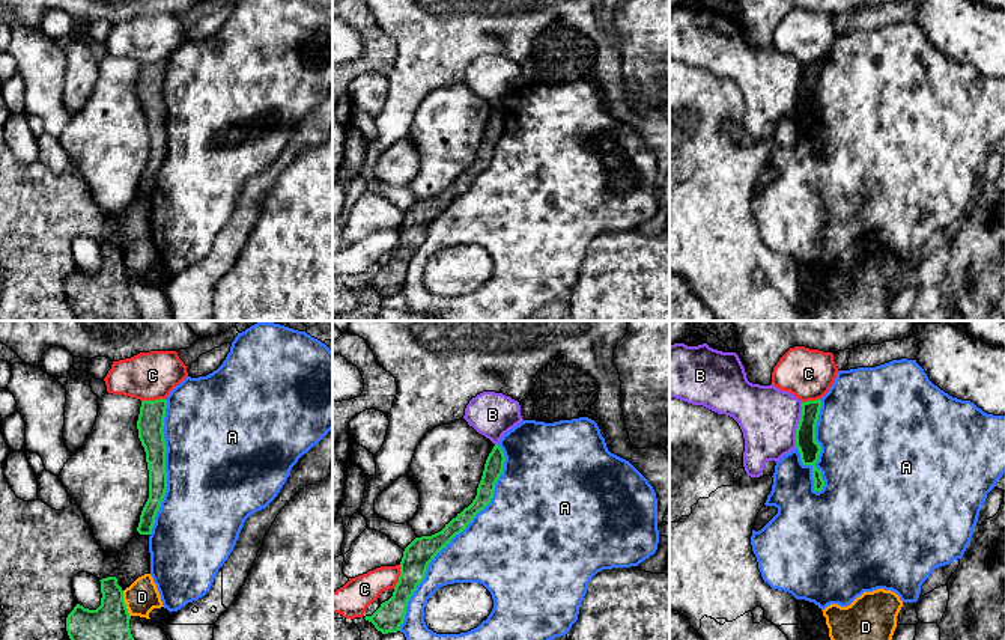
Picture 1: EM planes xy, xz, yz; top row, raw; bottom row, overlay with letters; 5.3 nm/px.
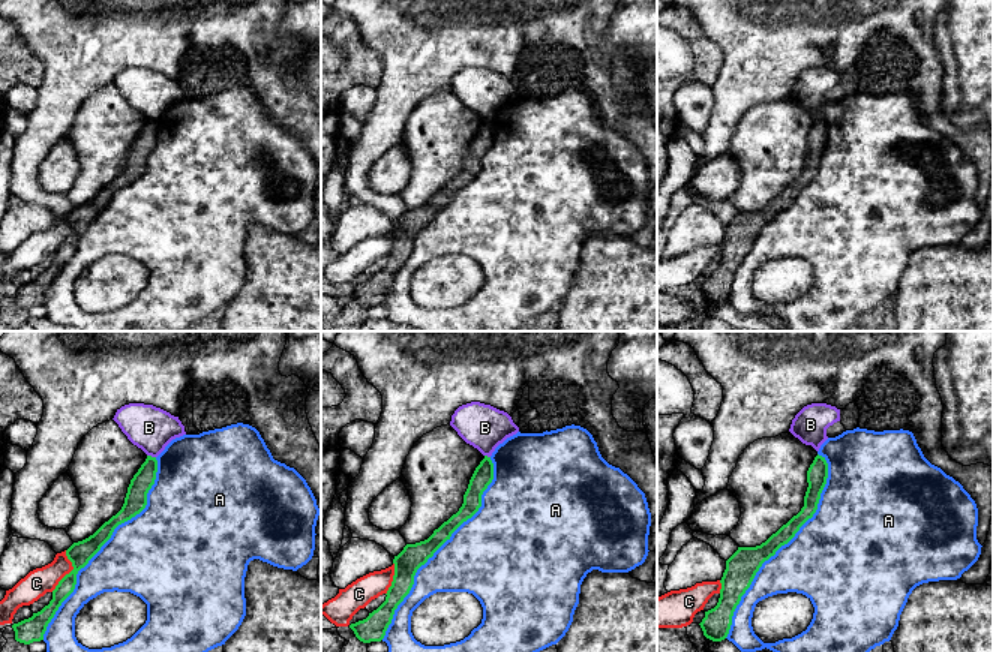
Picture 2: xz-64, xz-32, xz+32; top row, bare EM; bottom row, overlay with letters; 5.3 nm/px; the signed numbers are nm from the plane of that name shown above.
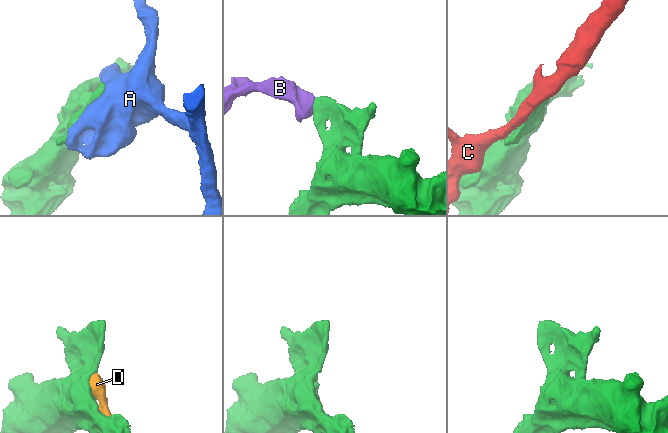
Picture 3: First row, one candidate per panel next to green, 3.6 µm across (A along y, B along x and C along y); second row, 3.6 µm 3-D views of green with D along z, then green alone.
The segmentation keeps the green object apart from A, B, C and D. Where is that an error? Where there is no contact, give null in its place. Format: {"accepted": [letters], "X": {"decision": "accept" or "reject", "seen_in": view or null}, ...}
{"accepted": [], "A": {"decision": "reject", "seen_in": "xz"}, "B": {"decision": "reject", "seen_in": "yz"}, "C": {"decision": "reject", "seen_in": "xy"}, "D": {"decision": "reject", "seen_in": "xy"}}

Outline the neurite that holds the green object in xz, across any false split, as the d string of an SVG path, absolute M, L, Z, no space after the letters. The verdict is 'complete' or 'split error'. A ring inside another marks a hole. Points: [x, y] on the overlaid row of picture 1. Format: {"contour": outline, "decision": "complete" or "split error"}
{"contour": "M495 444L486 459L477 495L472 503L445 524L441 532L432 536L415 538L405 548L400 562L400 577L393 596L382 602L372 616L364 617L372 622L378 631L388 634L400 629L400 625L405 620L408 601L417 590L417 586L424 580L429 563L451 542L456 535L466 529L480 510L490 503L495 483L504 470L504 461L506 456L502 449Z", "decision": "complete"}

